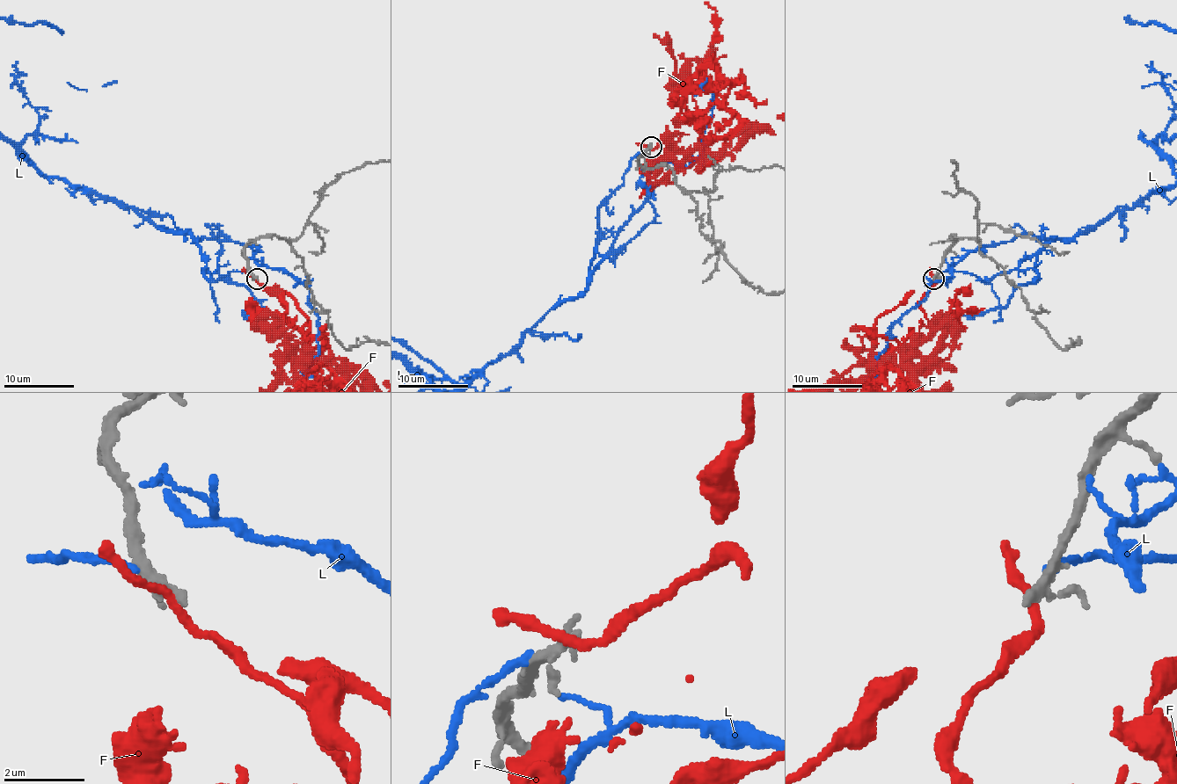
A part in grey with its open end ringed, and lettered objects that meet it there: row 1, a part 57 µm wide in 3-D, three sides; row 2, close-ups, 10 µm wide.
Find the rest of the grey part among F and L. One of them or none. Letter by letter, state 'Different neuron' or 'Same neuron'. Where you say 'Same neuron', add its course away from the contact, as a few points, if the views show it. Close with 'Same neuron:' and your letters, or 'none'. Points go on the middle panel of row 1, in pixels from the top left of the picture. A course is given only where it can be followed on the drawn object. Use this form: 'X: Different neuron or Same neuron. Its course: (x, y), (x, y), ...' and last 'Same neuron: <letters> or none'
F: Different neuron
L: Different neuron
Same neuron: none

